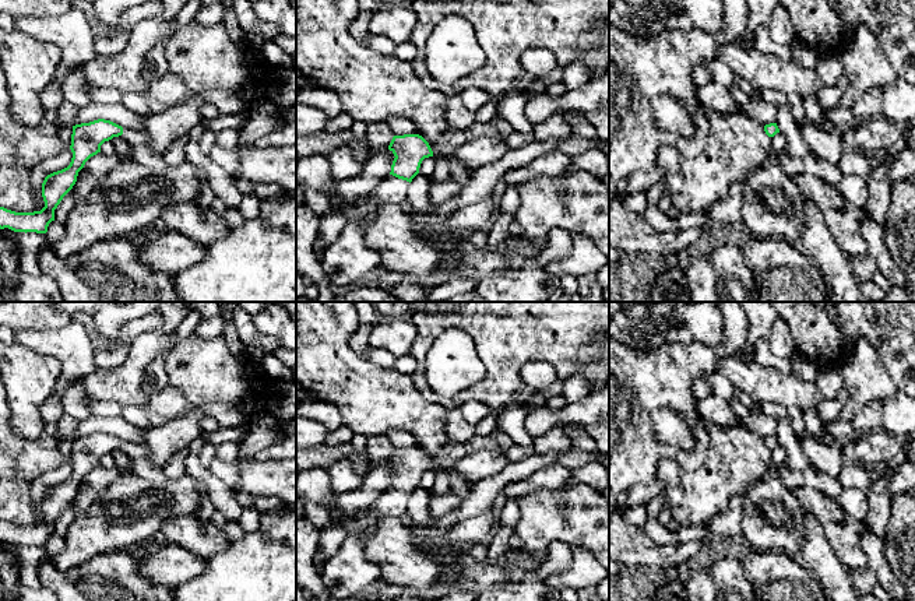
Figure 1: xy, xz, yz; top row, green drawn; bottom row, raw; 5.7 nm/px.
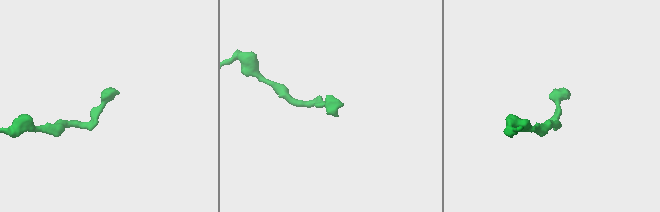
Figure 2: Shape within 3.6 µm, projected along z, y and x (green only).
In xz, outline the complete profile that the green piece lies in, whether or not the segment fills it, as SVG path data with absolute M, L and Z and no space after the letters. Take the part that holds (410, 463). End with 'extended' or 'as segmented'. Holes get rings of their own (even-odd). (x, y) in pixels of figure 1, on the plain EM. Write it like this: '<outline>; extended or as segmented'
M419 447L394 449L388 463L394 467L390 488L412 495L425 471L433 470L429 456Z; as segmented

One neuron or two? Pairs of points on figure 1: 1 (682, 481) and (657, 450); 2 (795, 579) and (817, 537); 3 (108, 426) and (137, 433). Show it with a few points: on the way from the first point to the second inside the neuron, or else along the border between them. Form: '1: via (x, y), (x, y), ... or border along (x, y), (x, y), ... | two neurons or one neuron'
1: border along (693, 470), (661, 459), (655, 477) | two neurons
2: border along (810, 572), (822, 586) | two neurons
3: via (115, 426), (120, 426), (130, 433) | one neuron

